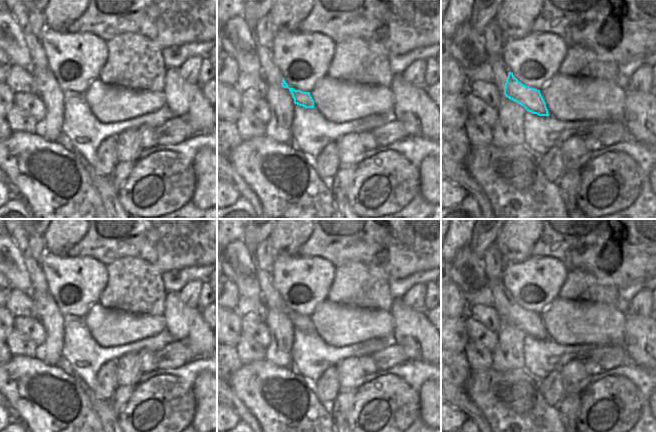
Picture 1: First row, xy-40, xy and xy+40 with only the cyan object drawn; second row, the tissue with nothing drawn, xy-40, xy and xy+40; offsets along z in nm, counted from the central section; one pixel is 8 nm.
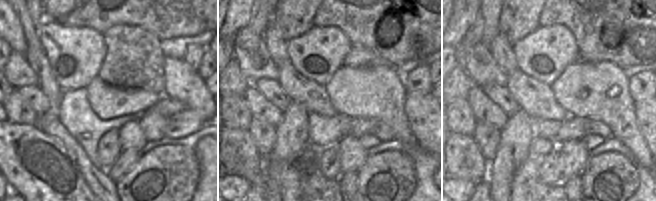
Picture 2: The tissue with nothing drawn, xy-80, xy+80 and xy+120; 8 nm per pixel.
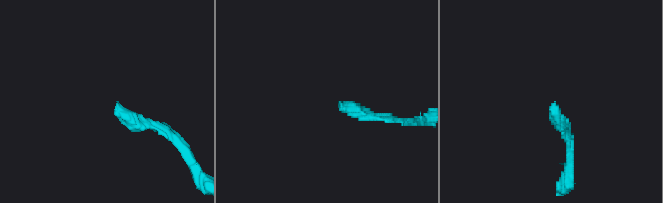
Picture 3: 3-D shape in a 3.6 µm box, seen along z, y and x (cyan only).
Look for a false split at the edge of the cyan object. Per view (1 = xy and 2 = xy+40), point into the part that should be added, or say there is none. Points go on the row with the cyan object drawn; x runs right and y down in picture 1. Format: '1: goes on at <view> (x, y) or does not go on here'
1: does not go on here
2: does not go on here

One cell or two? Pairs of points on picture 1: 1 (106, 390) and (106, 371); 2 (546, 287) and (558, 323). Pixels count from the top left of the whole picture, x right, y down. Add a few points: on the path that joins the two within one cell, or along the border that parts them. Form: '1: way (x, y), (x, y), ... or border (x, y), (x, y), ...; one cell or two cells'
1: way (106, 385), (106, 376); one cell
2: border (557, 297), (539, 313); two cells

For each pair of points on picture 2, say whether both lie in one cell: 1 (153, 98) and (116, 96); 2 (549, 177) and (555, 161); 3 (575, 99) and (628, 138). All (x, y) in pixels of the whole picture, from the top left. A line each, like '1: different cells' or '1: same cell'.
1: same cell
2: same cell
3: same cell

